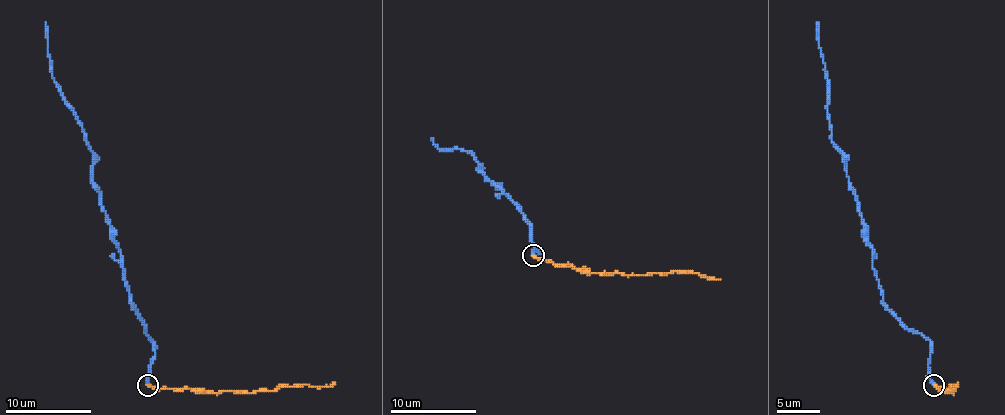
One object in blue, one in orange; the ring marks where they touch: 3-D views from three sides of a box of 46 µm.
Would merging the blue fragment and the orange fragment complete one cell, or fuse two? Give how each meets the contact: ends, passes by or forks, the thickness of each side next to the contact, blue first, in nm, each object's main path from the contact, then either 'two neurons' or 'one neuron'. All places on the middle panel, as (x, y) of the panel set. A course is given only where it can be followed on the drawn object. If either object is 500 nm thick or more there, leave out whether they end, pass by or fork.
blue ends there; orange ends there; 200 nm thick on the blue side, 170 nm on the other; blue runs (534, 256), (540, 251), (517, 204), (478, 170), (467, 151), (437, 146), (431, 138); orange runs (534, 256), (572, 264), (592, 273), (641, 275), (686, 271), (720, 279); one neuron

